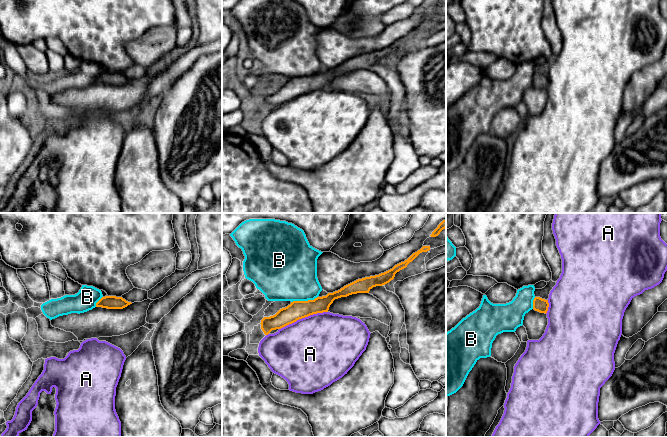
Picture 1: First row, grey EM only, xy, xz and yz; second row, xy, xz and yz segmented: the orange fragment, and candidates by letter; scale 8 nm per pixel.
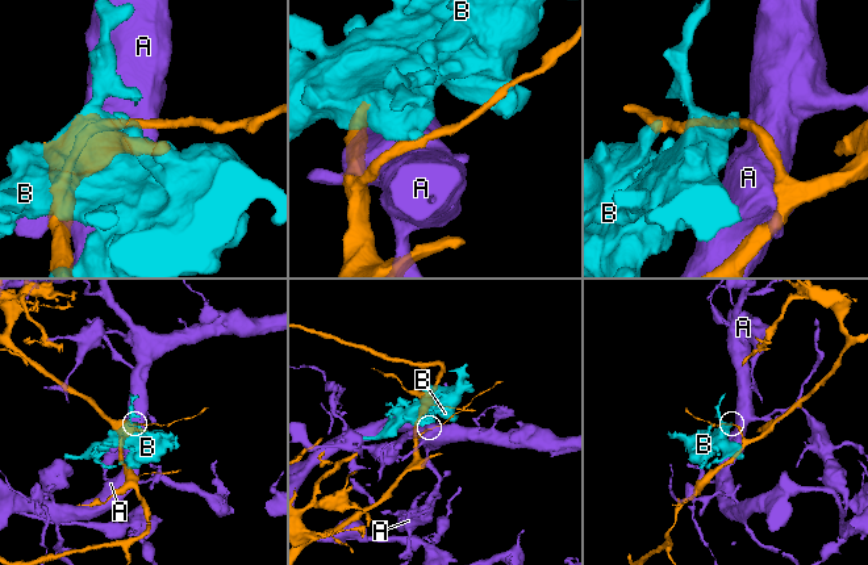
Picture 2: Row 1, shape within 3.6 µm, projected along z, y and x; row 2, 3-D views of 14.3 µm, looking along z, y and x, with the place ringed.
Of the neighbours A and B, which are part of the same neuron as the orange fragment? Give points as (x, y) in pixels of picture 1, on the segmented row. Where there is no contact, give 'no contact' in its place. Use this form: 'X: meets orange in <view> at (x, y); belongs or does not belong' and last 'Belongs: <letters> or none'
A: meets orange in xz at (303, 317); does not belong
B: meets orange in xz at (304, 301); does not belong
Belongs: none

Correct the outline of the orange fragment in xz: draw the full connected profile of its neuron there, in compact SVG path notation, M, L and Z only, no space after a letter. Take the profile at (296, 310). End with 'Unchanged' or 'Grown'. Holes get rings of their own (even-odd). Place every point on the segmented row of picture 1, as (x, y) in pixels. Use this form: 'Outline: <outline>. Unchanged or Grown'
Outline: M423 246L413 253L407 260L395 265L392 269L379 275L358 279L338 291L328 293L326 296L317 297L308 301L293 301L290 305L280 309L275 315L264 317L261 320L261 329L265 335L272 330L281 329L299 319L313 314L328 312L330 305L335 299L347 297L357 293L369 293L376 286L383 286L394 279L395 274L407 267L420 253L430 250L430 246Z. Unchanged

